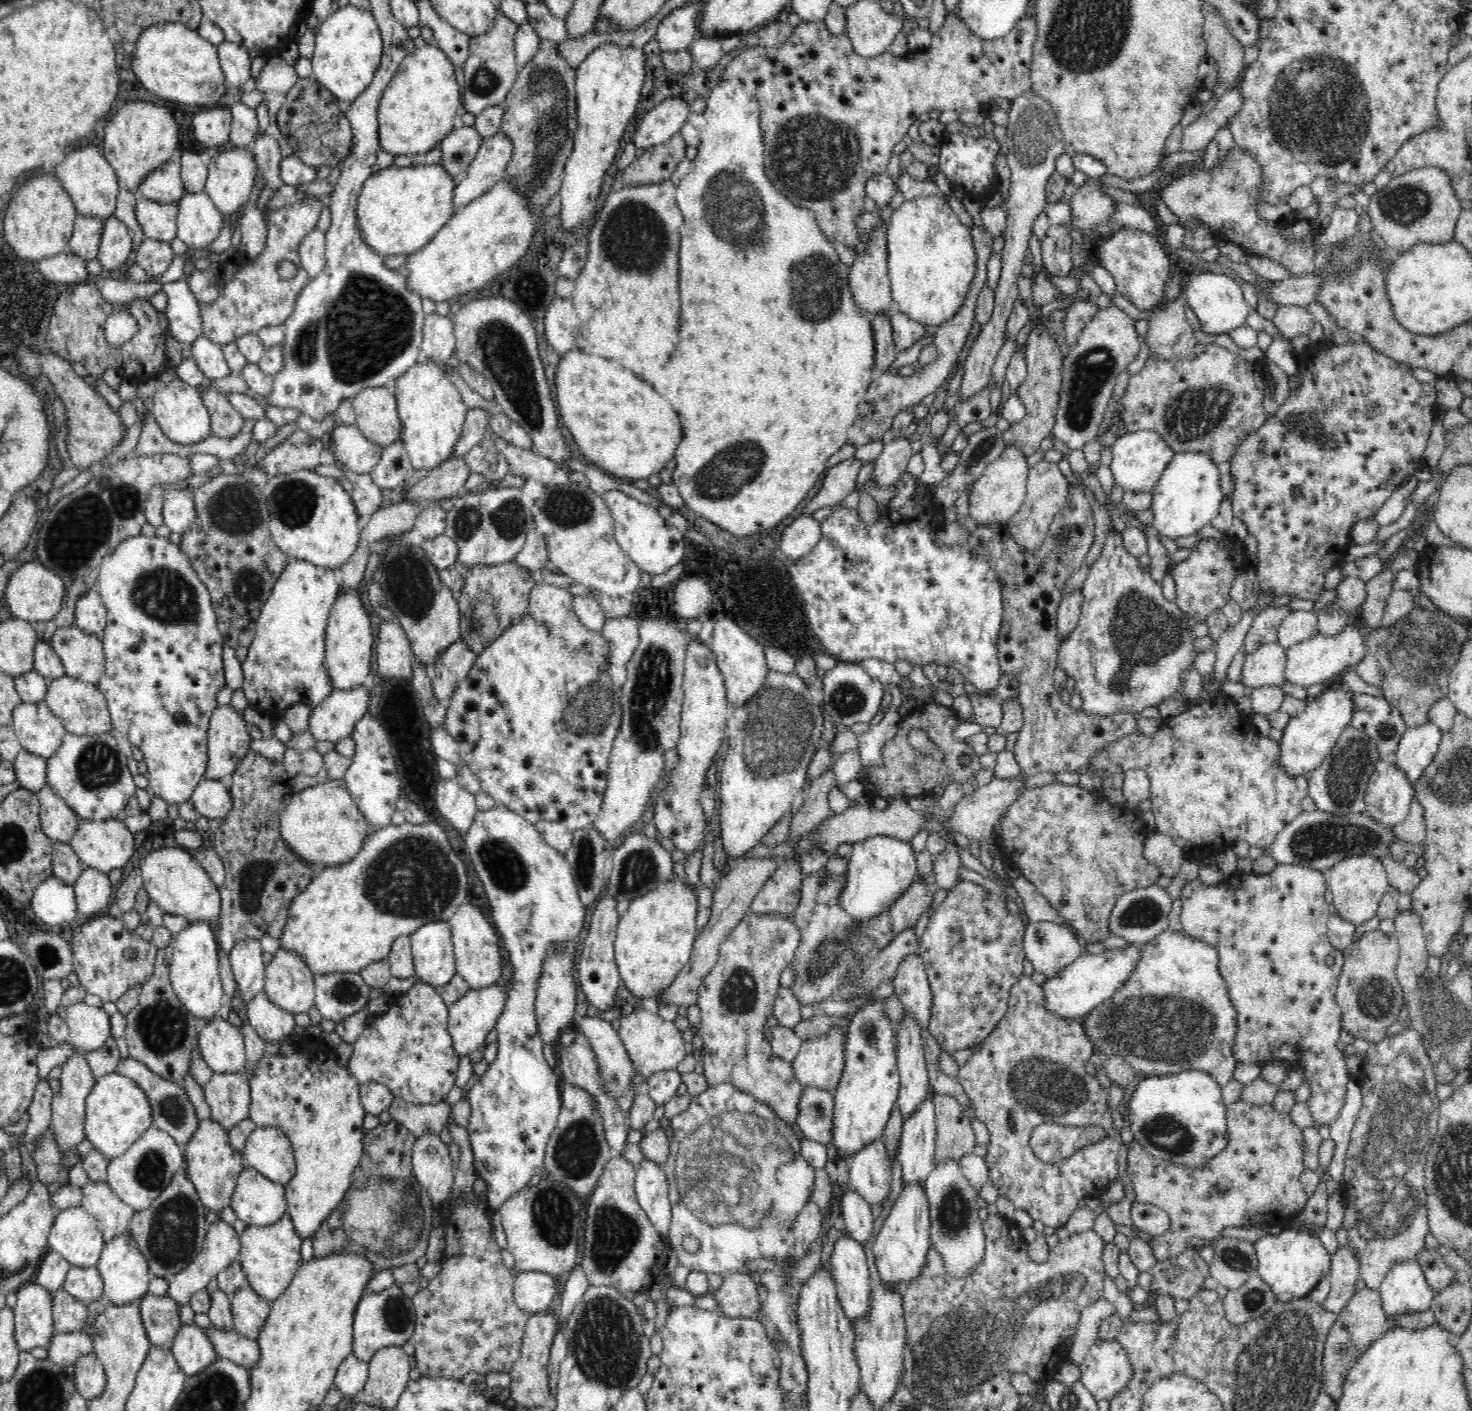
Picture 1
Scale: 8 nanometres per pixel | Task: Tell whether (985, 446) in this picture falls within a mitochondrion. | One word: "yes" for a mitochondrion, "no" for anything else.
yes

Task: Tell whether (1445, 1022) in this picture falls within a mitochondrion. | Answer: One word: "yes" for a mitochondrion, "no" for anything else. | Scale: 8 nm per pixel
yes

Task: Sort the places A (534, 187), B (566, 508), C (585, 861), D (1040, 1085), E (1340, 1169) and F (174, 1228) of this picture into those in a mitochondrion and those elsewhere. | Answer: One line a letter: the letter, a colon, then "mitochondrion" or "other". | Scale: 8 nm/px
A: mitochondrion
B: mitochondrion
C: mitochondrion
D: mitochondrion
E: mitochondrion
F: mitochondrion

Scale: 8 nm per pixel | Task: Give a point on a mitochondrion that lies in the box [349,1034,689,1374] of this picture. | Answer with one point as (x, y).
(395, 1225)

